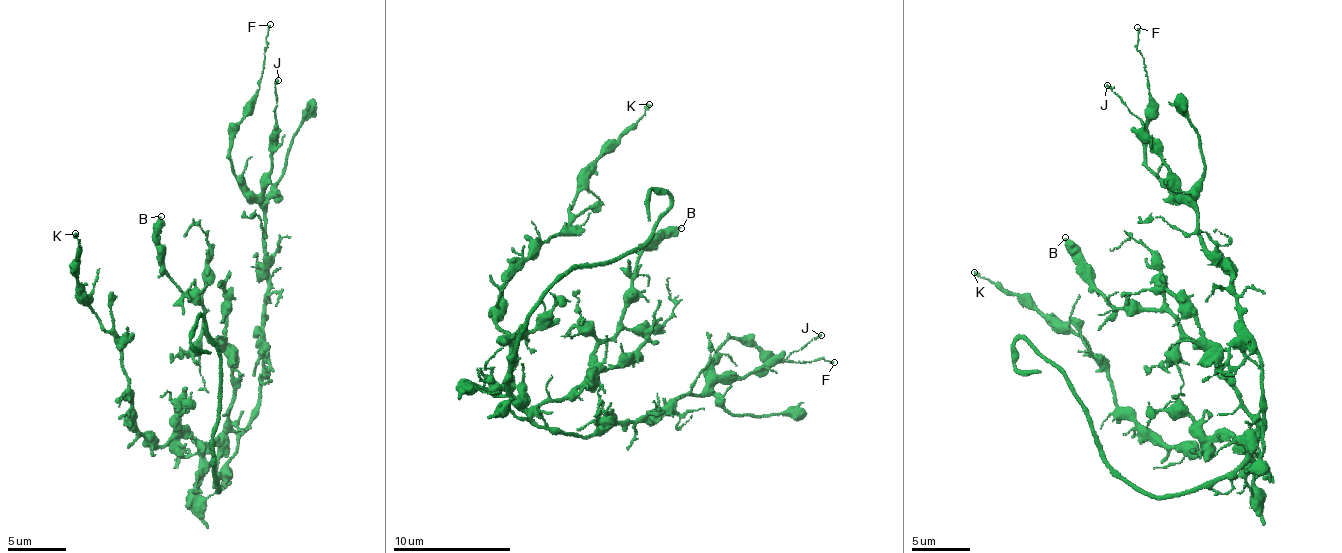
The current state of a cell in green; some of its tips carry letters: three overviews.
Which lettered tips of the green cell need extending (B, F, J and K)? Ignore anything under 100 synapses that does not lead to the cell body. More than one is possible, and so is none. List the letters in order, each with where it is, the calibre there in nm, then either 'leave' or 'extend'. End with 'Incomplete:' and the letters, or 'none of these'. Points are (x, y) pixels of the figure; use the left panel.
B: (161, 216) | 440 nm | leave
F: (270, 24) | 90 nm | leave
J: (278, 80) | 110 nm | leave
K: (75, 233) | 170 nm | leave
Incomplete: none of these

